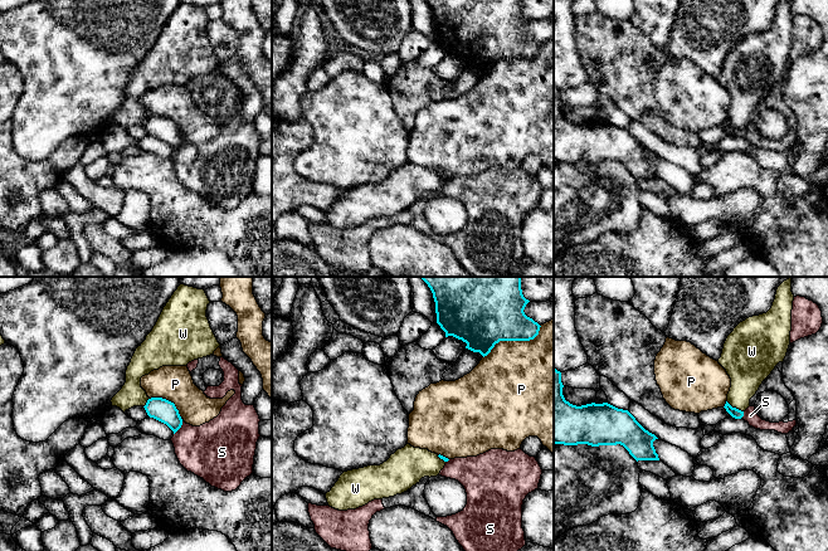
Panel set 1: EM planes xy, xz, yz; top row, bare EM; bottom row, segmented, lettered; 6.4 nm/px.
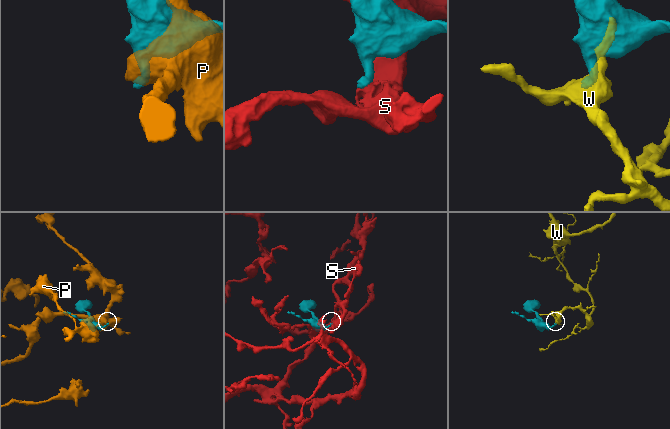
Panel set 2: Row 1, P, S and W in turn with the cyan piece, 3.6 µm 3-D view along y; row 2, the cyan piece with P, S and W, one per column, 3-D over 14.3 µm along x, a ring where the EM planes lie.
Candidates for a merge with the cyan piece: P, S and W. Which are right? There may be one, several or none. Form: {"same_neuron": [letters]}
{"same_neuron": []}

